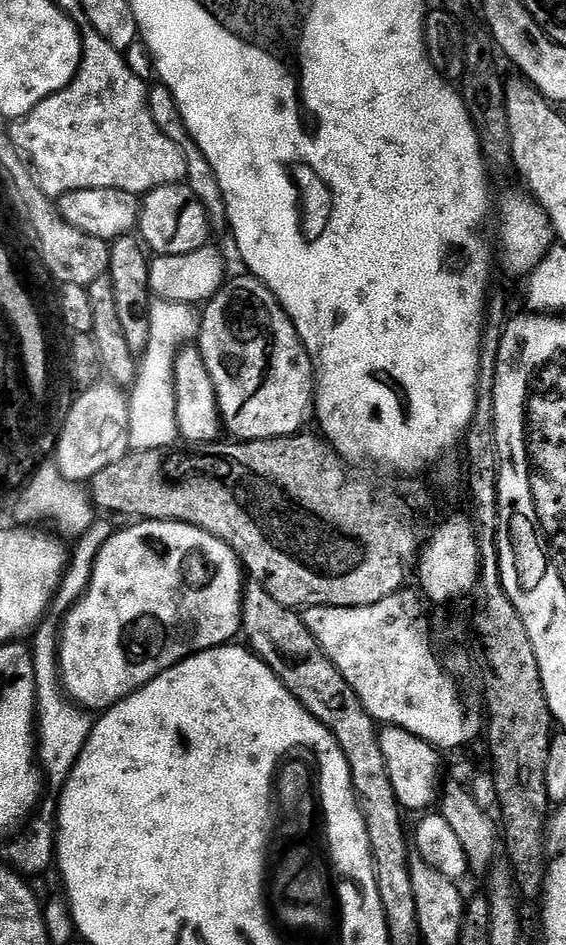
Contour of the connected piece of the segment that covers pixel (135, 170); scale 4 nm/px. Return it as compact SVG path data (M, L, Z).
M85 31L80 45L80 65L76 71L76 77L61 92L55 92L53 96L48 96L42 102L38 102L38 106L31 108L25 116L19 117L13 123L16 125L10 130L11 140L15 147L26 157L27 163L34 169L35 179L47 196L58 198L63 192L78 190L79 188L113 188L123 192L145 194L160 184L178 184L185 179L186 162L184 161L184 155L180 152L178 146L174 146L174 142L170 142L170 138L162 138L162 130L158 130L158 126L148 109L149 85L144 85L136 77L135 70L124 61L124 56L125 53L121 49L110 46L110 42L106 42L106 38L102 38L97 32Z

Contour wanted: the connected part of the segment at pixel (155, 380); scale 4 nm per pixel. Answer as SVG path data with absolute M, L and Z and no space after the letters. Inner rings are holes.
M159 298L151 301L149 318L149 340L138 360L136 381L130 388L129 442L134 452L171 448L177 443L176 403L174 402L174 362L188 336L197 331L198 316L193 305L171 304Z

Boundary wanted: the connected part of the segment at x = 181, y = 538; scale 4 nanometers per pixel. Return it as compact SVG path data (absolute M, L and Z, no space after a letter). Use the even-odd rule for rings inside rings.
M140 518L129 524L132 525L122 529L121 532L113 531L109 535L108 541L100 547L100 553L96 556L96 564L92 567L92 577L88 583L88 589L84 591L77 604L73 604L67 612L63 613L62 623L58 628L58 663L62 687L71 699L88 710L111 708L119 700L125 700L131 692L137 692L145 684L149 684L155 676L162 675L167 668L173 668L180 661L187 660L192 653L203 652L205 648L227 644L235 637L232 636L235 632L237 635L241 631L240 601L244 598L246 576L242 571L240 557L227 542L210 534L205 528L187 524L185 520Z

